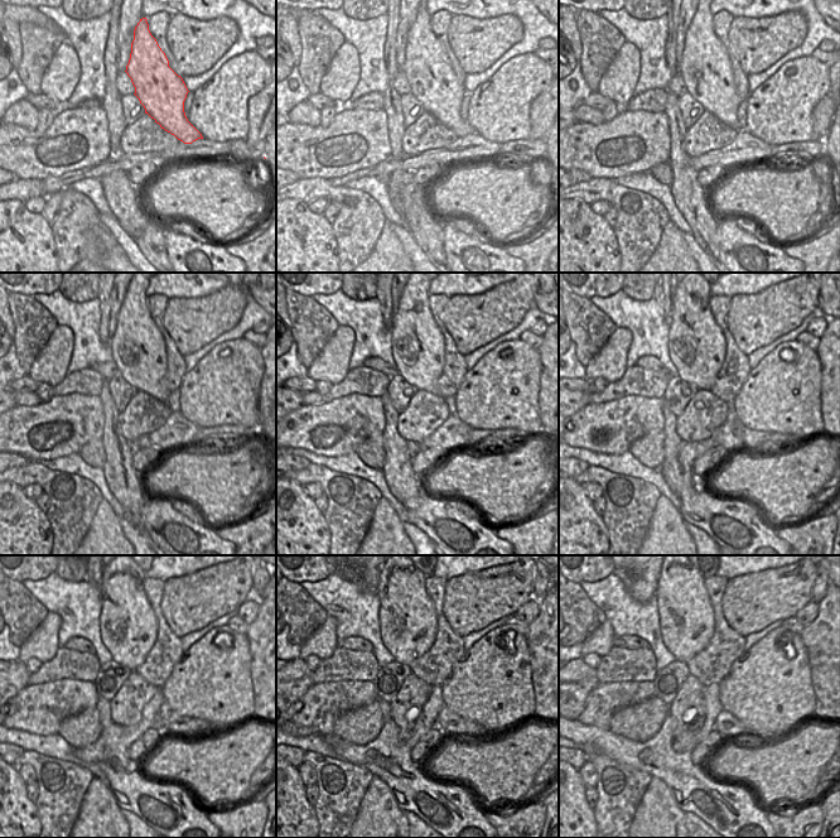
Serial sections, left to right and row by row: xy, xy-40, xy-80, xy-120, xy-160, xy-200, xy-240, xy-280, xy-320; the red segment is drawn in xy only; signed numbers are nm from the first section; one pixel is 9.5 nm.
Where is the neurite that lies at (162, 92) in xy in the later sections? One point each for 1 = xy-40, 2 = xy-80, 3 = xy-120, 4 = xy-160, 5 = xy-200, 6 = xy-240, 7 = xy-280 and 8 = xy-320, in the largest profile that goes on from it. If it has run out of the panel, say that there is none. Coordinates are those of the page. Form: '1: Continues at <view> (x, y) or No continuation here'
1: Continues at xy-40 (430, 76)
2: Continues at xy-80 (705, 67)
3: Continues at xy-120 (138, 347)
4: Continues at xy-160 (418, 343)
5: Continues at xy-200 (696, 345)
6: Continues at xy-240 (128, 625)
7: Continues at xy-280 (406, 617)
8: Continues at xy-320 (686, 619)

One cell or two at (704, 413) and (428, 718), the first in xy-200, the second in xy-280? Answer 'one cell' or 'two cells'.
two cells

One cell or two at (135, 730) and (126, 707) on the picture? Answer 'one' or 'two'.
two

